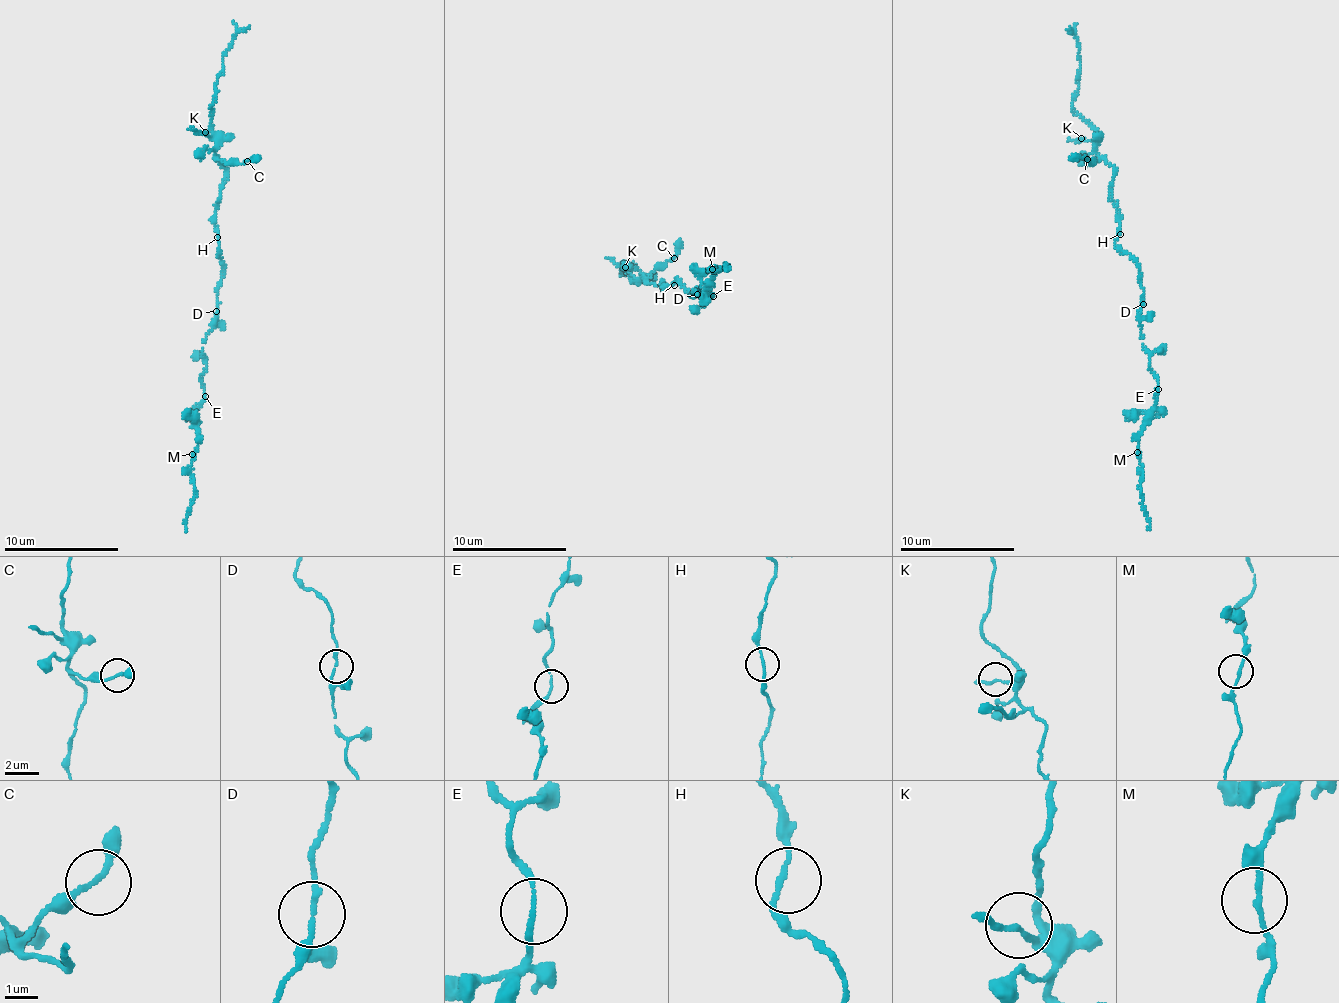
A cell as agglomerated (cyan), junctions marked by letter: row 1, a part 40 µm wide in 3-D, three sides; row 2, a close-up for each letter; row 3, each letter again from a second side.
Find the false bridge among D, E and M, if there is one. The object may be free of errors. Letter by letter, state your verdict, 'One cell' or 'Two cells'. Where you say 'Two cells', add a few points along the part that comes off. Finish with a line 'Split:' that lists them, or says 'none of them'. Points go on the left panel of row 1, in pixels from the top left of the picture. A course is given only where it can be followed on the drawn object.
D: One cell
E: One cell
M: One cell
Split: none of them

